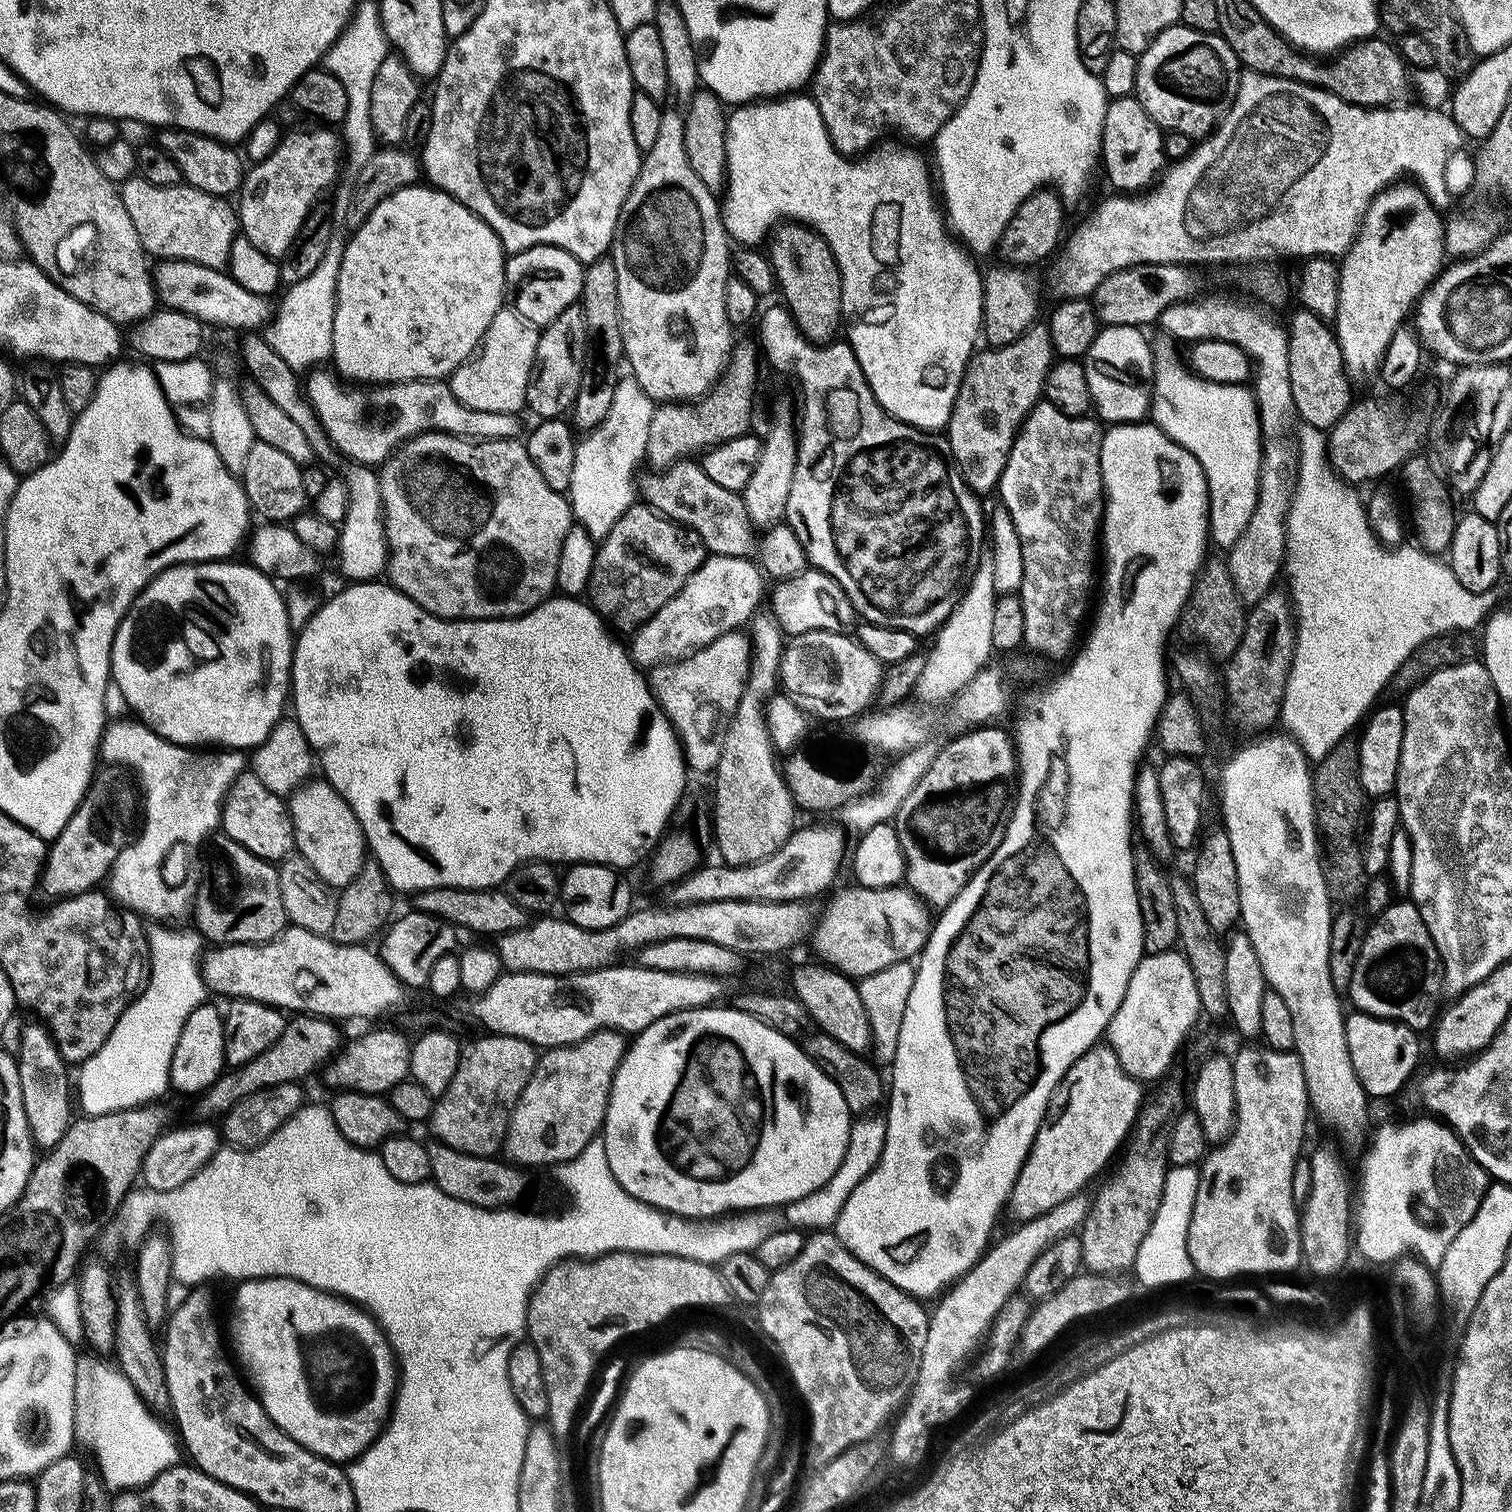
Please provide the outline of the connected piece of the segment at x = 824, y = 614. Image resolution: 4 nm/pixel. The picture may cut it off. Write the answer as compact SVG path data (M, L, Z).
M808 566L796 576L781 579L775 586L777 588L770 592L770 607L789 637L806 634L810 630L847 633L857 623L858 617L846 590L842 590L840 583L830 578L830 574Z

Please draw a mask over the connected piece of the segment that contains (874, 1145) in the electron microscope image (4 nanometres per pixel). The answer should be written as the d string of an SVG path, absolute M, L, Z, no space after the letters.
M876 1114L861 1115L853 1119L852 1126L848 1129L848 1145L846 1154L842 1158L842 1166L838 1166L834 1178L830 1178L826 1186L814 1190L814 1194L806 1194L806 1198L796 1200L783 1209L785 1225L801 1230L828 1230L835 1225L842 1206L846 1206L850 1194L854 1194L854 1186L858 1186L862 1178L870 1175L882 1158L882 1150L886 1146L888 1121L883 1115L874 1115Z

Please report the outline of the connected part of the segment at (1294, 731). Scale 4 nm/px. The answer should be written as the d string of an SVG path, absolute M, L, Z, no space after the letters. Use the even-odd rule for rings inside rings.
M1301 423L1296 490L1288 511L1290 567L1286 572L1296 618L1296 649L1280 720L1288 727L1285 728L1287 735L1300 743L1300 749L1312 762L1326 758L1330 750L1351 733L1348 731L1369 715L1380 691L1389 687L1398 666L1402 666L1422 642L1447 632L1479 629L1500 600L1499 587L1485 592L1466 590L1466 586L1454 578L1454 570L1439 555L1425 552L1419 546L1404 548L1381 544L1368 520L1365 501L1360 501L1356 492L1359 491L1353 485L1336 475L1328 458L1327 435L1321 429Z

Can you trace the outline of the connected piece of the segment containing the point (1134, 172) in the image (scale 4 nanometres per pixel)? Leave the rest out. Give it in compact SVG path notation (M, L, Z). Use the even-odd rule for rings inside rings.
M1135 95L1109 99L1106 118L1102 122L1100 139L1102 172L1108 175L1115 191L1120 194L1140 194L1151 189L1166 167L1164 154L1164 132L1146 114Z

